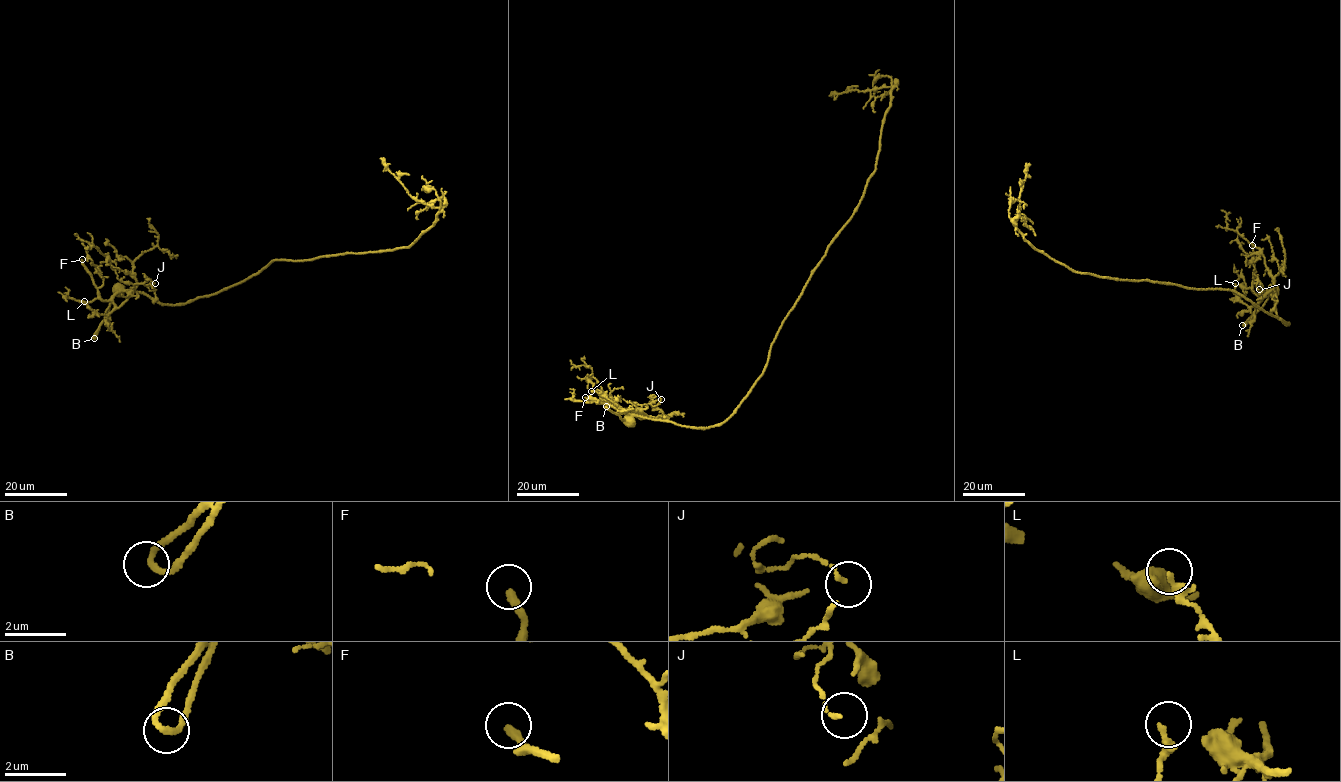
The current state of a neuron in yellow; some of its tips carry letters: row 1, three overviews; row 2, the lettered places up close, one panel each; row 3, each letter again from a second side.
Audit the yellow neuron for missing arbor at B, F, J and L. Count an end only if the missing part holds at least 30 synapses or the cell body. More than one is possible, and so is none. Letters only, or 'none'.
F

